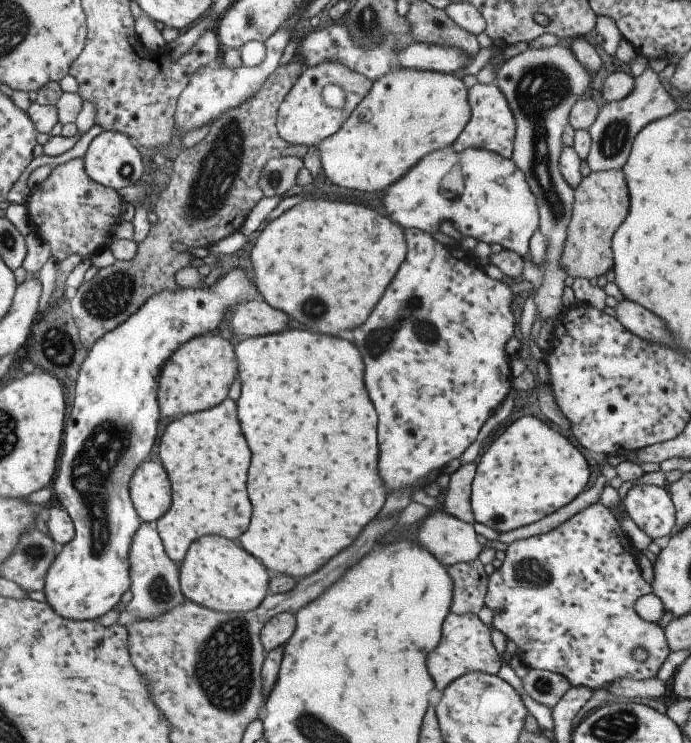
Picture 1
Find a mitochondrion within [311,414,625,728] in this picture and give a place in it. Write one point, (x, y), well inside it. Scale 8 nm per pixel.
(530, 572)

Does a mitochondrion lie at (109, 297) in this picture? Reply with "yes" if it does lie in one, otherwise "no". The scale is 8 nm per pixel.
yes

